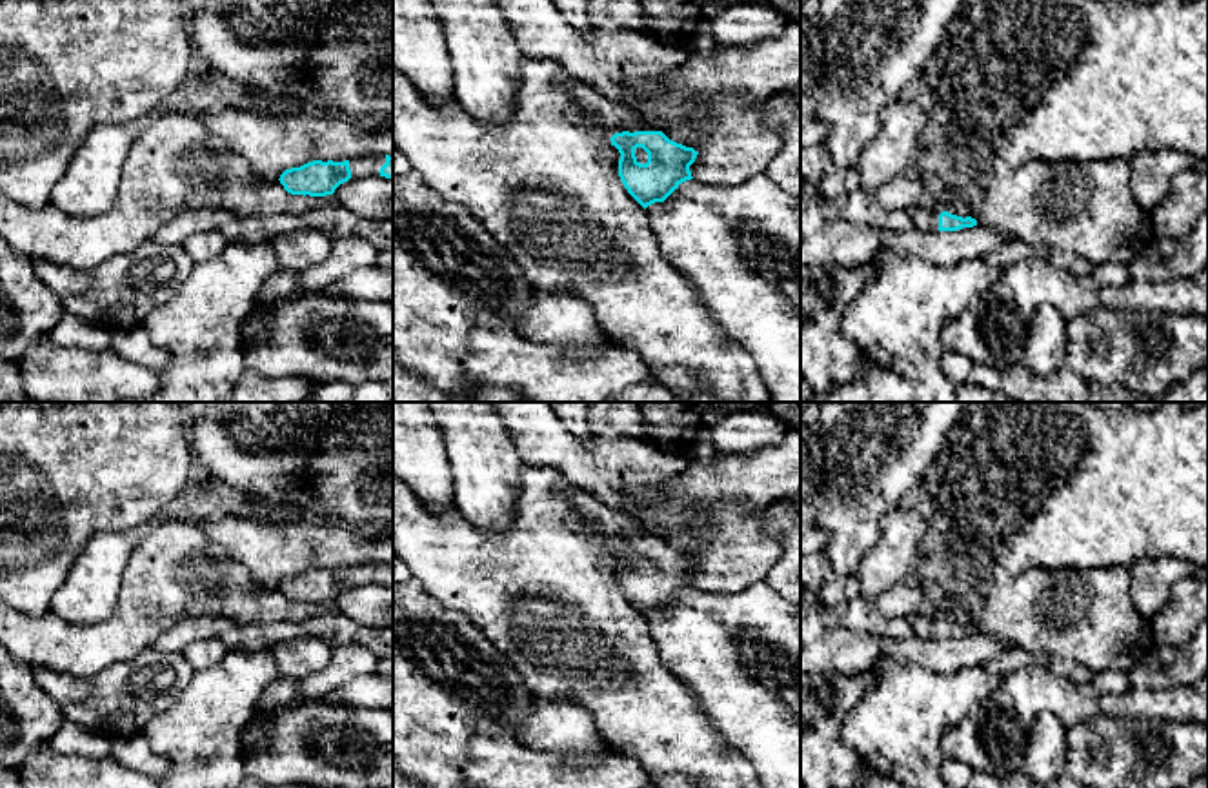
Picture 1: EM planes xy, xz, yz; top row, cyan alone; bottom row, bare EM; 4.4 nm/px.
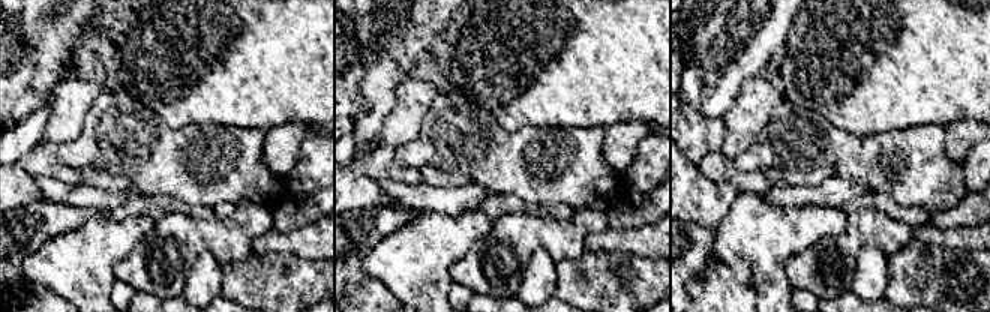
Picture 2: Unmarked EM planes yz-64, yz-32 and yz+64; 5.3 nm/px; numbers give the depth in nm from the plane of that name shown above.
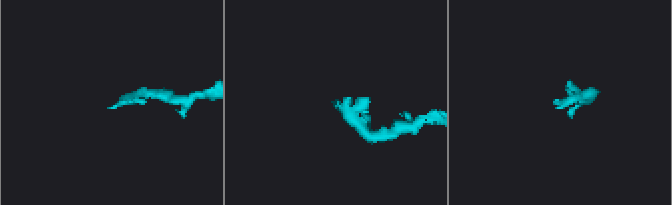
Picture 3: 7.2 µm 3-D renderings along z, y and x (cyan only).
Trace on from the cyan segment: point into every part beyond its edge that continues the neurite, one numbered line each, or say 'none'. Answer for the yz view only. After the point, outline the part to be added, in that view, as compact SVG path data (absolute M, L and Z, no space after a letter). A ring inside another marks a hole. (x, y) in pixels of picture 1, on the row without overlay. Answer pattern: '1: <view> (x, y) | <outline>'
1: yz (923, 626) | M913 613L908 617L908 622L910 622L915 637L939 639L939 626L933 622L933 619Z

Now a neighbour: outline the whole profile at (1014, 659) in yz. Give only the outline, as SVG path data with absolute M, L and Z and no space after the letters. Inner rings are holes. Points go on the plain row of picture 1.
M1010 648L1010 650L1002 652L1001 655L993 657L992 661L984 662L982 668L999 677L1006 677L1010 673L1015 673L1015 672L1033 666L1033 664L1048 666L1050 657L1033 655L1030 652L1024 652L1022 648Z

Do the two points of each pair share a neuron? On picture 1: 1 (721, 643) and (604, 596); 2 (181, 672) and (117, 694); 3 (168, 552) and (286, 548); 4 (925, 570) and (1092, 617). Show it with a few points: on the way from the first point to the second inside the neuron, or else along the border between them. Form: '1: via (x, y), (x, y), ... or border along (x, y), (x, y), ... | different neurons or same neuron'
1: border along (644, 617), (661, 657) | different neurons
2: via (164, 676), (133, 690) | same neuron
3: border along (191, 523), (237, 563) | different neurons
4: via (966, 585), (1006, 608), (1050, 612) | same neuron

